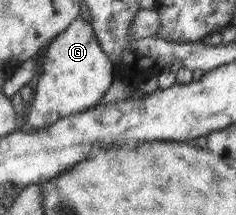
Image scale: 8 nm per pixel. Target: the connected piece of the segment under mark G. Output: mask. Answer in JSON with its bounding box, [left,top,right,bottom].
[25,16,116,130]

